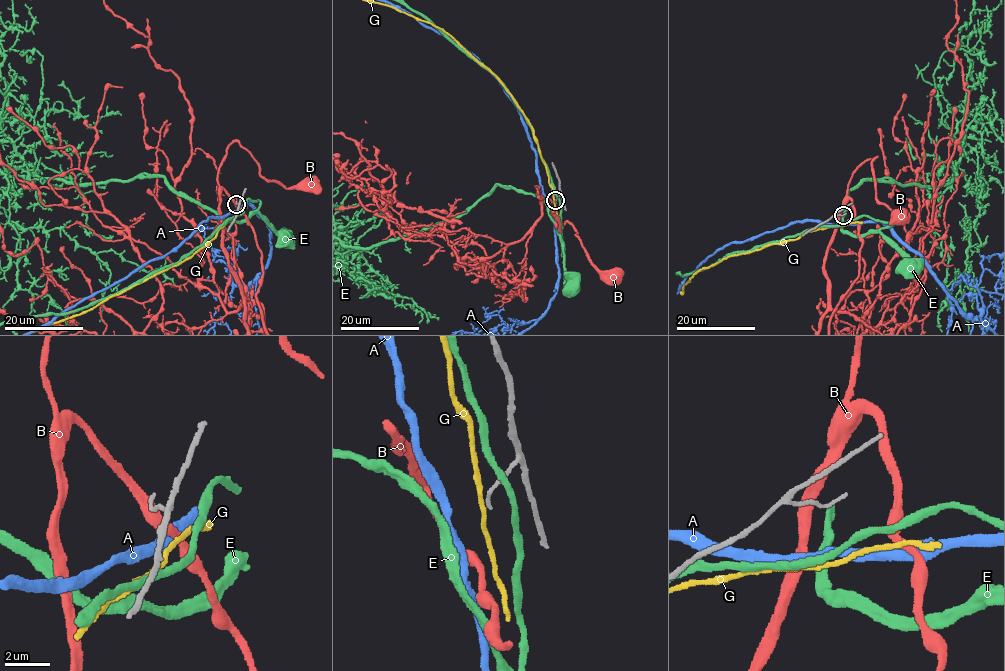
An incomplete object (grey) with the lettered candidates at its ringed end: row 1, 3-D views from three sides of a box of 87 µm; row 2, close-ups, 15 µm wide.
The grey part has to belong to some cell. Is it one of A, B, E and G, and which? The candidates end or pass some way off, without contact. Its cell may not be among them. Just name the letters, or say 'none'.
A

